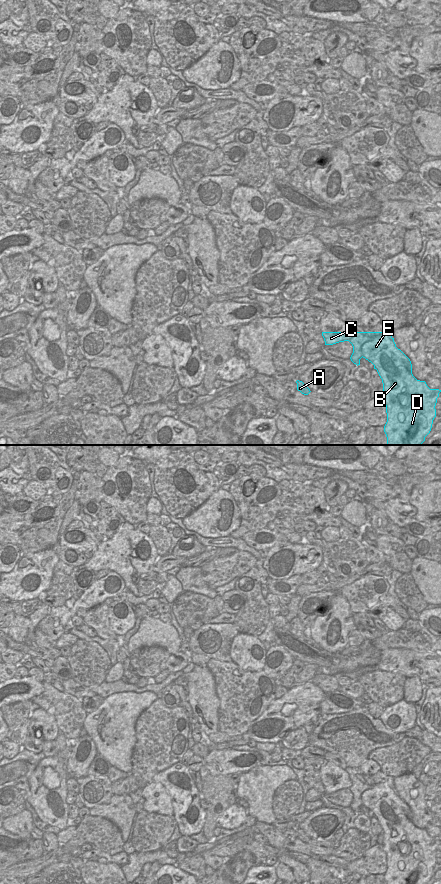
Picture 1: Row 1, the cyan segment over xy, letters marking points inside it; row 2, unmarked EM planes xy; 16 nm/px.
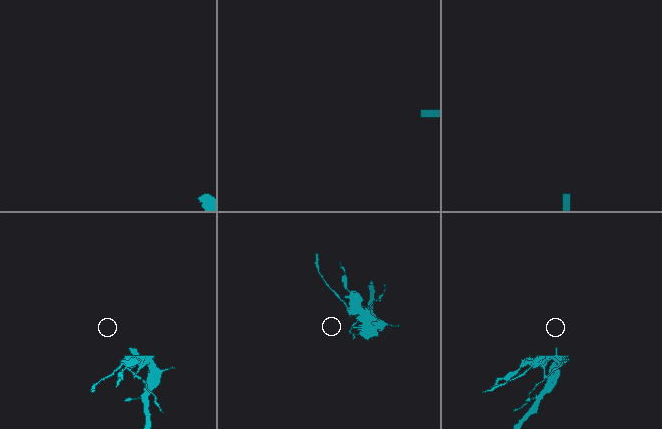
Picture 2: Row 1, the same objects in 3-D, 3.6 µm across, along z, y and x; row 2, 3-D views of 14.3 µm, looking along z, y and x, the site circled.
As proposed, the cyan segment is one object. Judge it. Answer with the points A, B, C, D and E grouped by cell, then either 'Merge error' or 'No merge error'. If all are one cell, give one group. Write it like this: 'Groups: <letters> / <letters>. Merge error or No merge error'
Groups: A C / B D E. Merge error.

